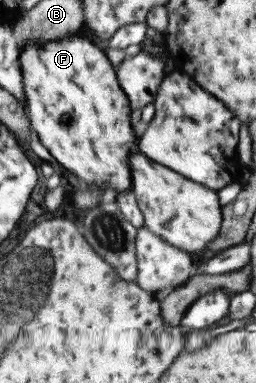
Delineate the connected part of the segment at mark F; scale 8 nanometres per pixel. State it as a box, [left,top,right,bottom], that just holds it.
[18,32,136,197]

